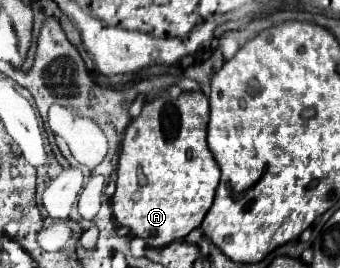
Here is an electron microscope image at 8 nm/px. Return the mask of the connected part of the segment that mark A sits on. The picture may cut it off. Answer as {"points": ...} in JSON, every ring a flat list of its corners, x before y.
{"points":[[195,90,183,92,177,98,163,94,151,102,145,102,141,114,127,126,119,152,117,190,111,198,111,208,117,224,129,228,133,236,145,238,147,246,159,248,175,240,183,240,193,228,201,226,207,210,213,204,215,188,219,184,219,166,207,146,207,122,209,98,205,92]]}

